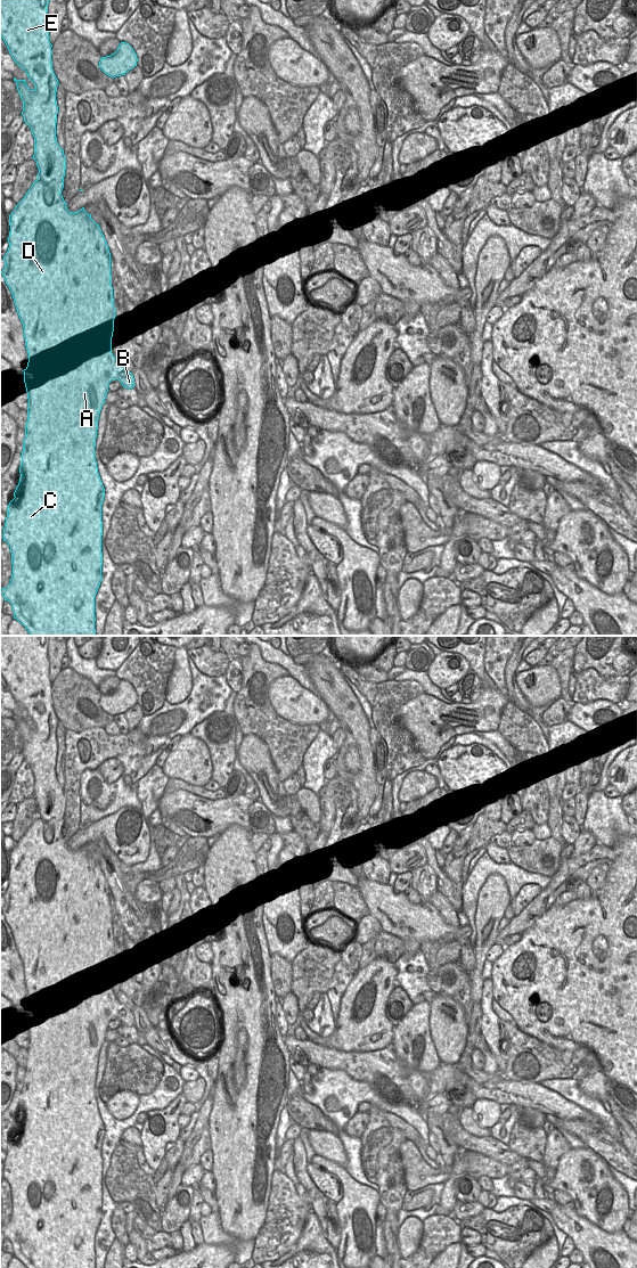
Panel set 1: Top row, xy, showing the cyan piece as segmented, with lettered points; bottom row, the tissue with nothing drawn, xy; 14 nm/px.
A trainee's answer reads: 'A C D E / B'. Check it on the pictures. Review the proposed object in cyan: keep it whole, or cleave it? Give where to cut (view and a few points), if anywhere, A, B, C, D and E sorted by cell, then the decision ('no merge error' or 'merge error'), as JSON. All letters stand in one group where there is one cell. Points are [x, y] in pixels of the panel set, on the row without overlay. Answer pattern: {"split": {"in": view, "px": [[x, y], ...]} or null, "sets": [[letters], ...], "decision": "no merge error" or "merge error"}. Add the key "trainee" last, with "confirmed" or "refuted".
{"split": {"in": "xy", "px": [[116, 1000], [124, 1009], [121, 1017]]}, "sets": [["A", "C", "D", "E"], ["B"]], "decision": "merge error", "trainee": "confirmed"}

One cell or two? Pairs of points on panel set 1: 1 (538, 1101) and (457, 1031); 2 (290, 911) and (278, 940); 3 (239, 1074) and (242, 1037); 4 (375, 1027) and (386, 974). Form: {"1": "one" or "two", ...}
{"1": "two", "2": "one", "3": "one", "4": "one"}

